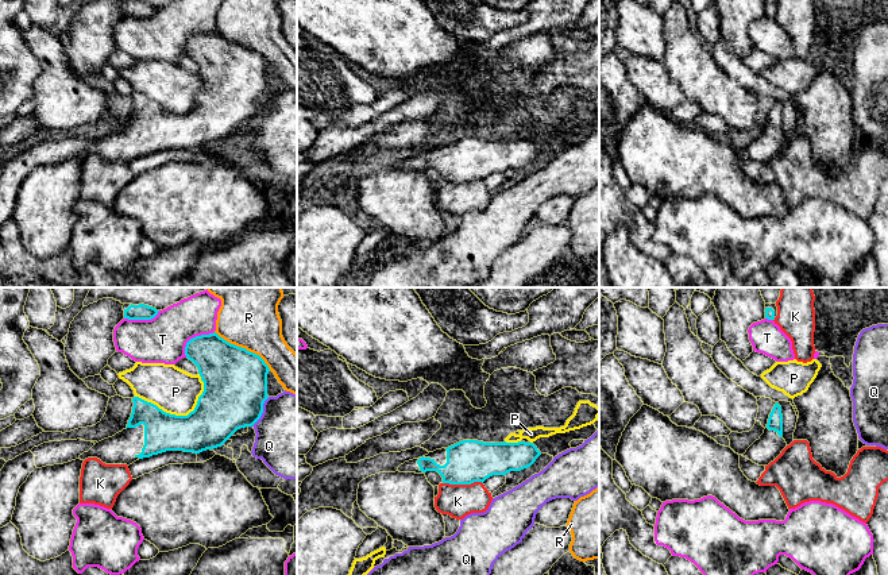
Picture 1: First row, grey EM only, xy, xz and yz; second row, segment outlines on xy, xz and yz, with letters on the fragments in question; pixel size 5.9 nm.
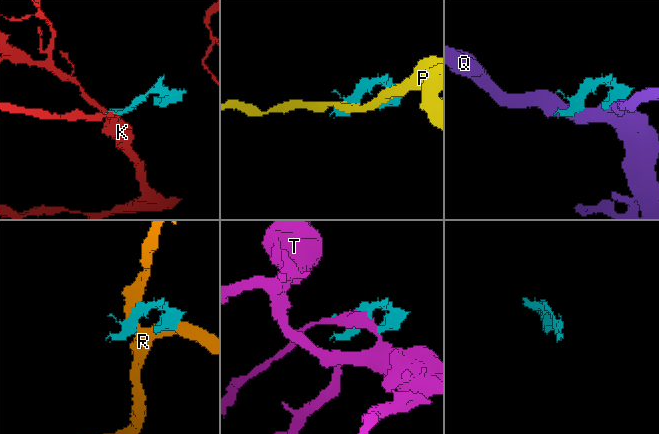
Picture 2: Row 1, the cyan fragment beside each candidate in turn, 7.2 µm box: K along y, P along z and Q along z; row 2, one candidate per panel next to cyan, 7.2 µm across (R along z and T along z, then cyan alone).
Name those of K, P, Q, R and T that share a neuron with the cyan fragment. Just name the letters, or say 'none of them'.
none of them

